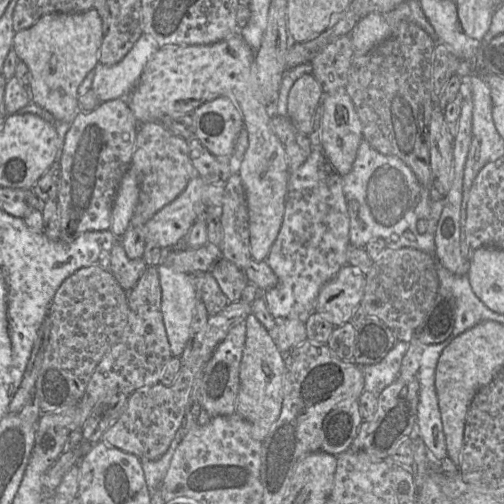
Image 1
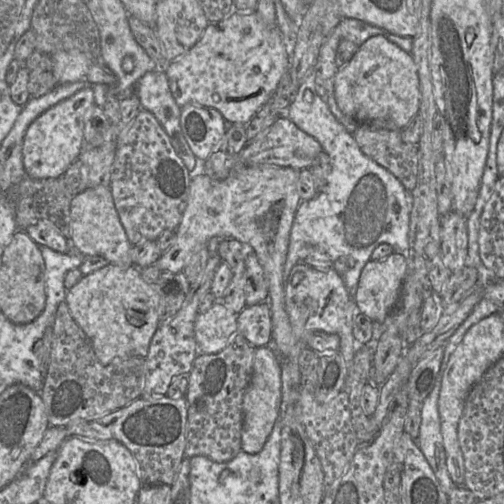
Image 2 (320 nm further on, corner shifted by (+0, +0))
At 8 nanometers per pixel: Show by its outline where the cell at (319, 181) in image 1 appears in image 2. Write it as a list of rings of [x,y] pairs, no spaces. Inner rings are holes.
[[[268,301],[246,306],[237,315],[237,333],[253,347],[272,346],[272,318]]]

